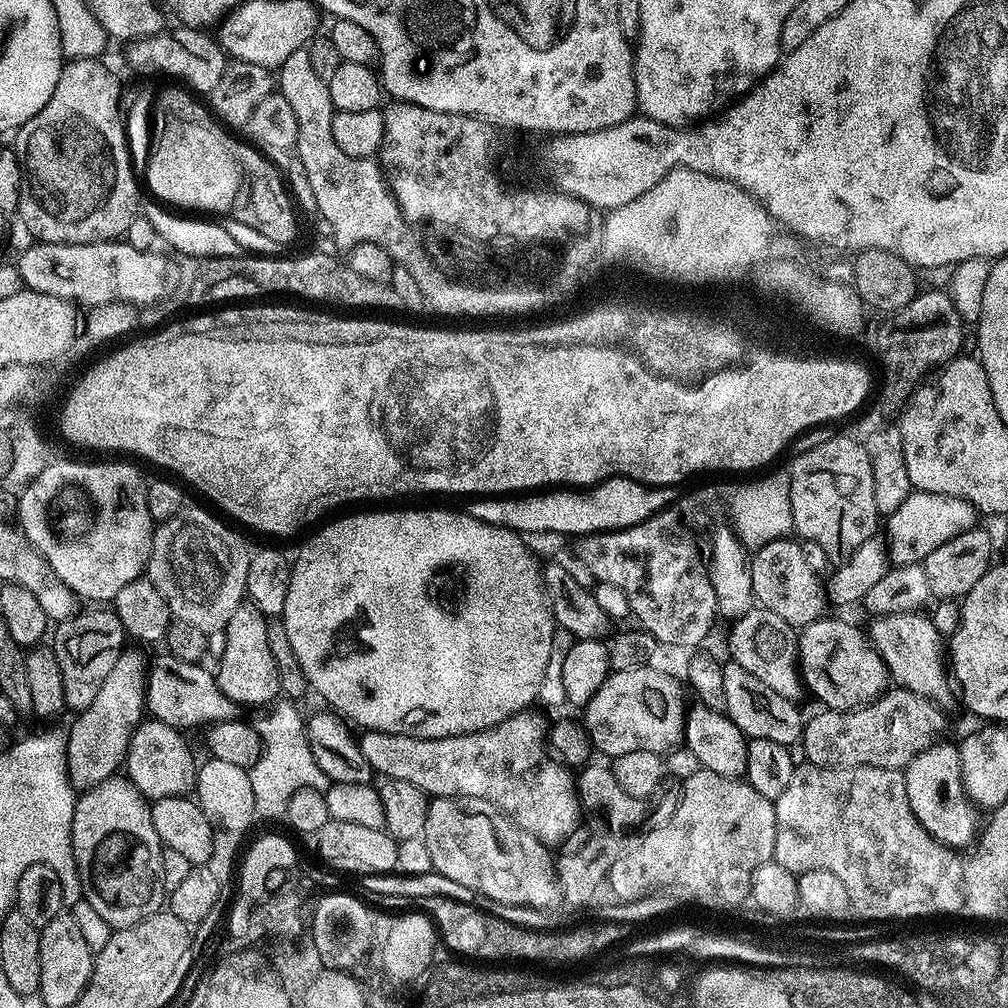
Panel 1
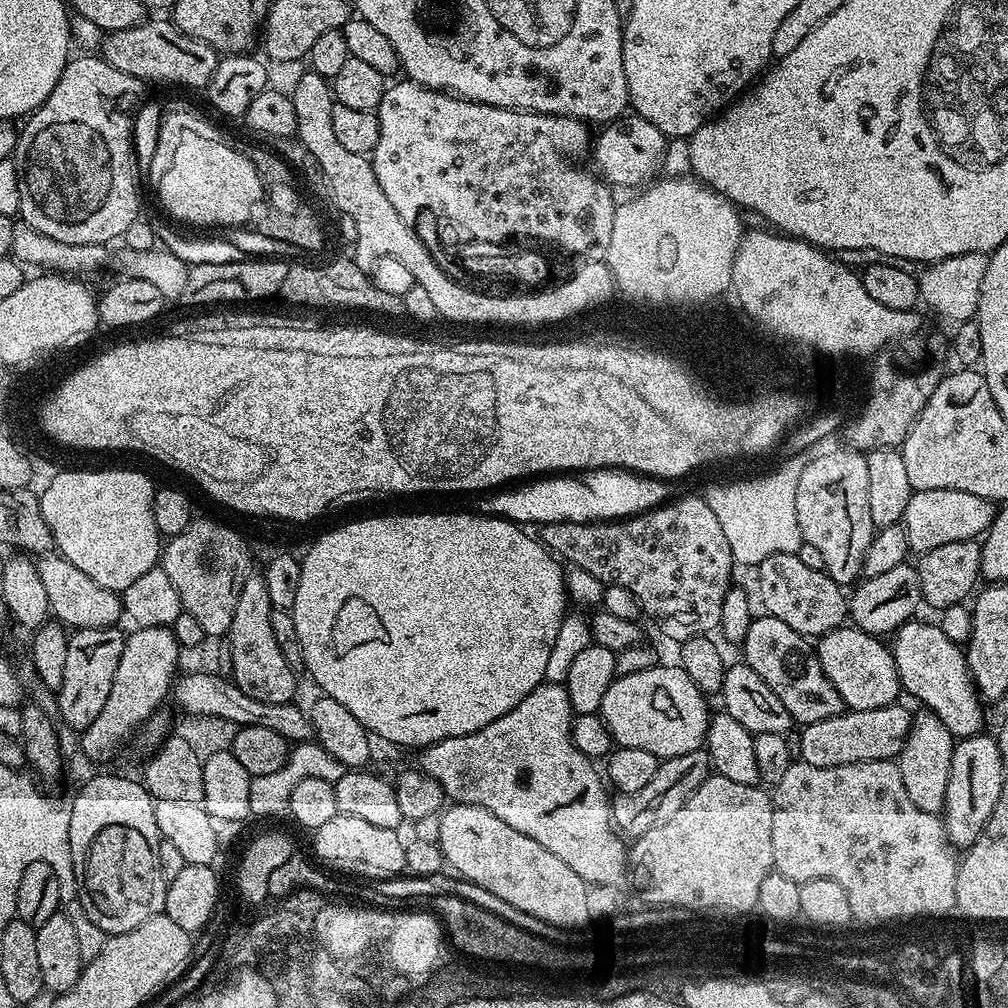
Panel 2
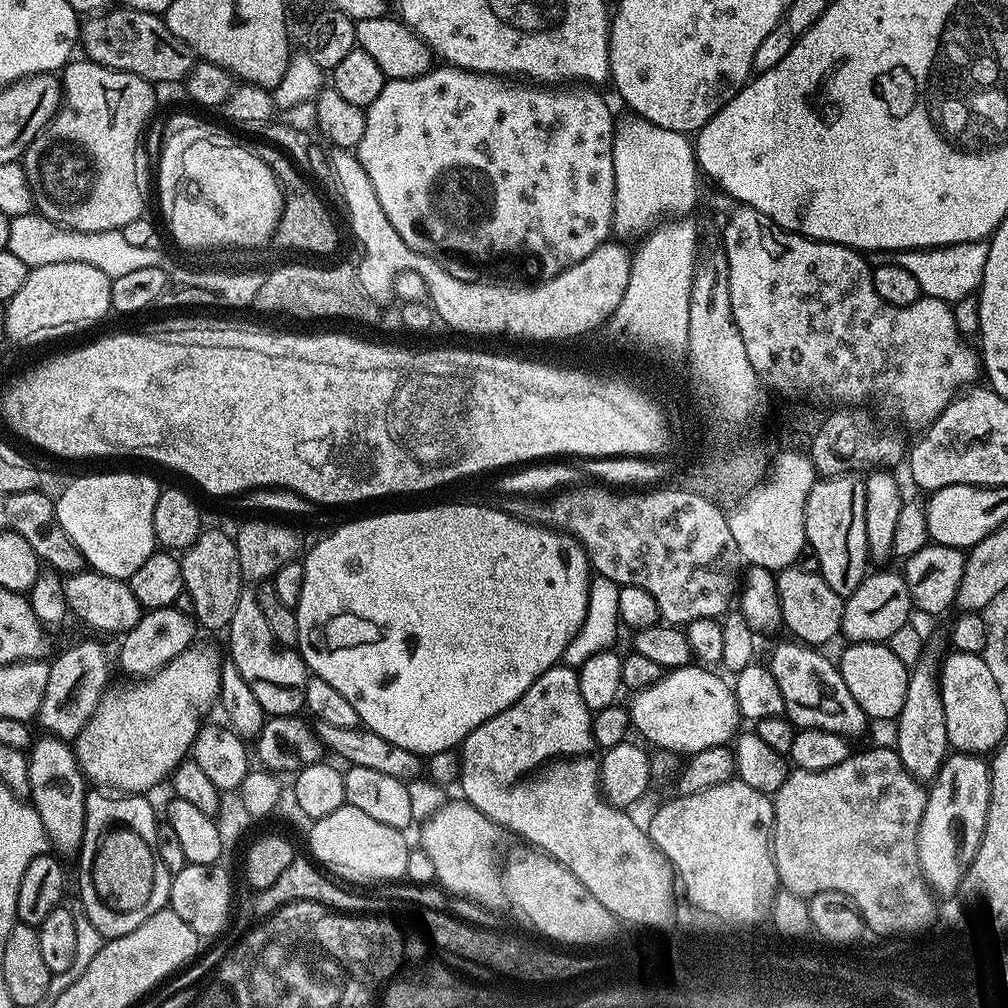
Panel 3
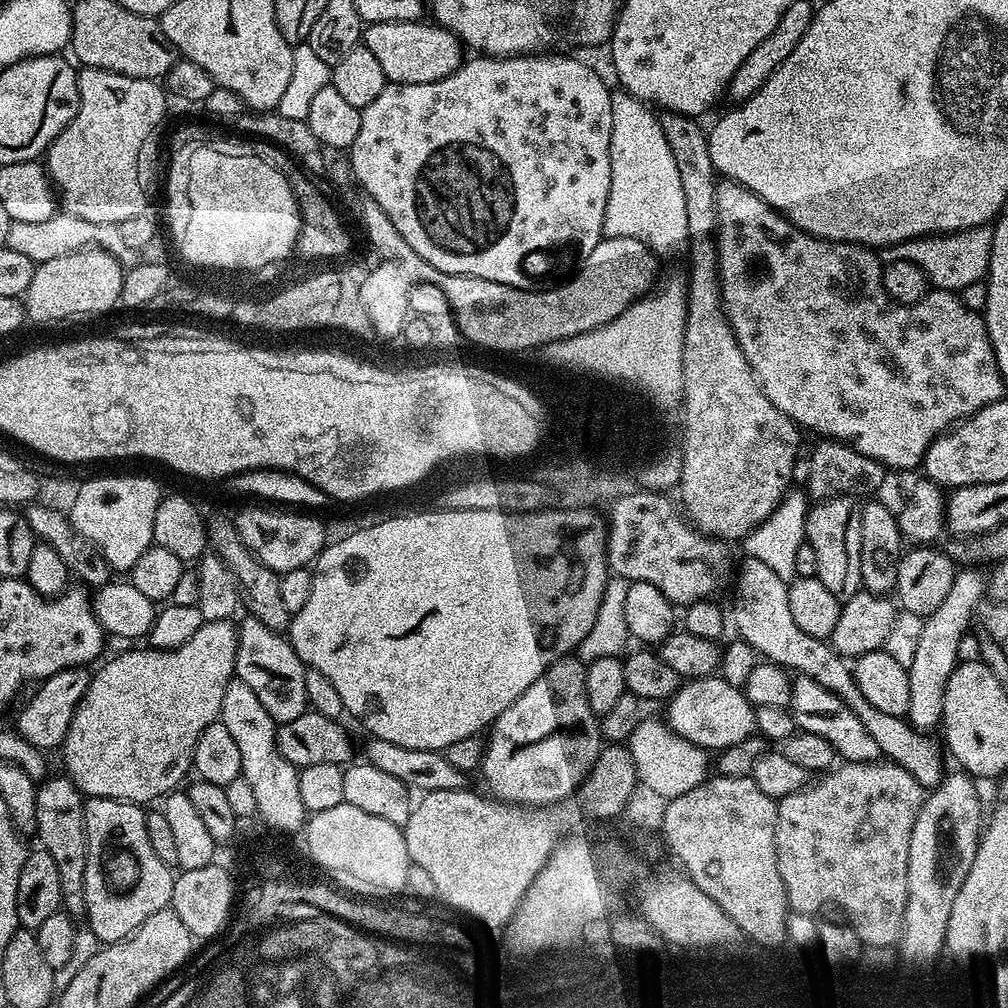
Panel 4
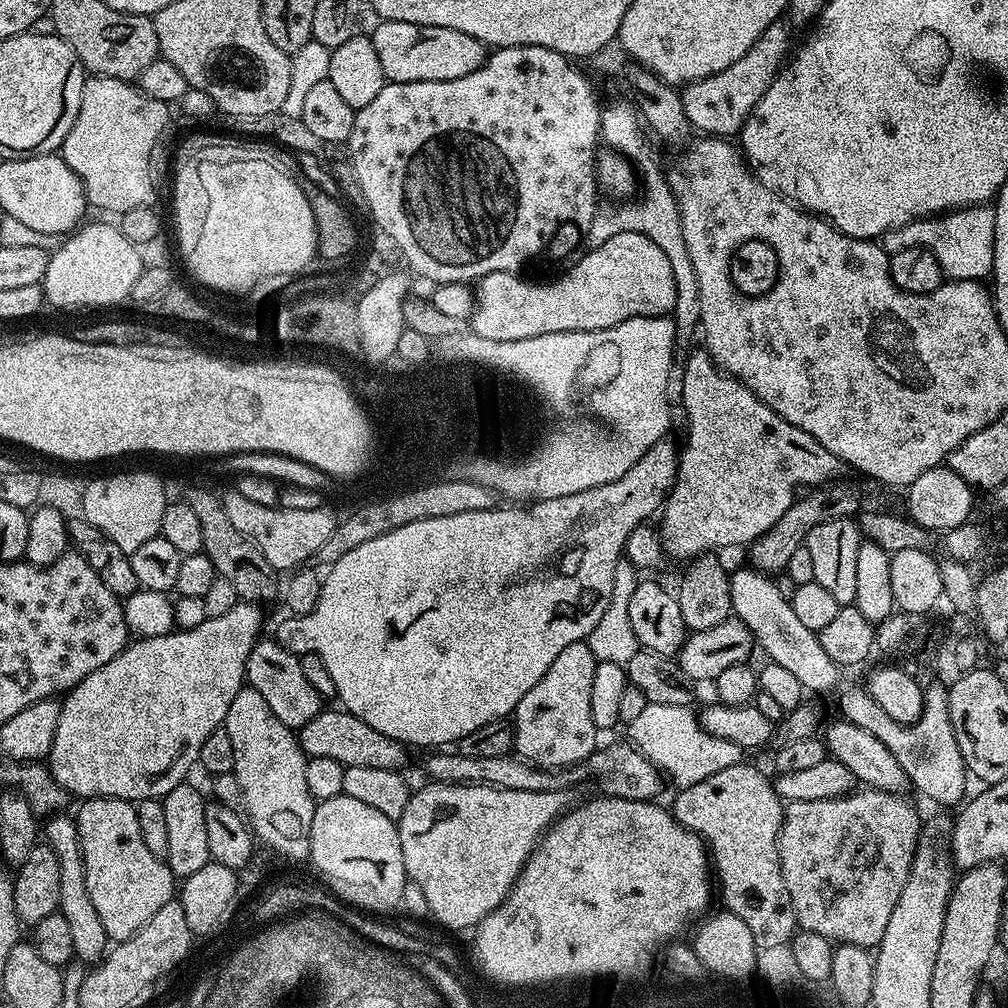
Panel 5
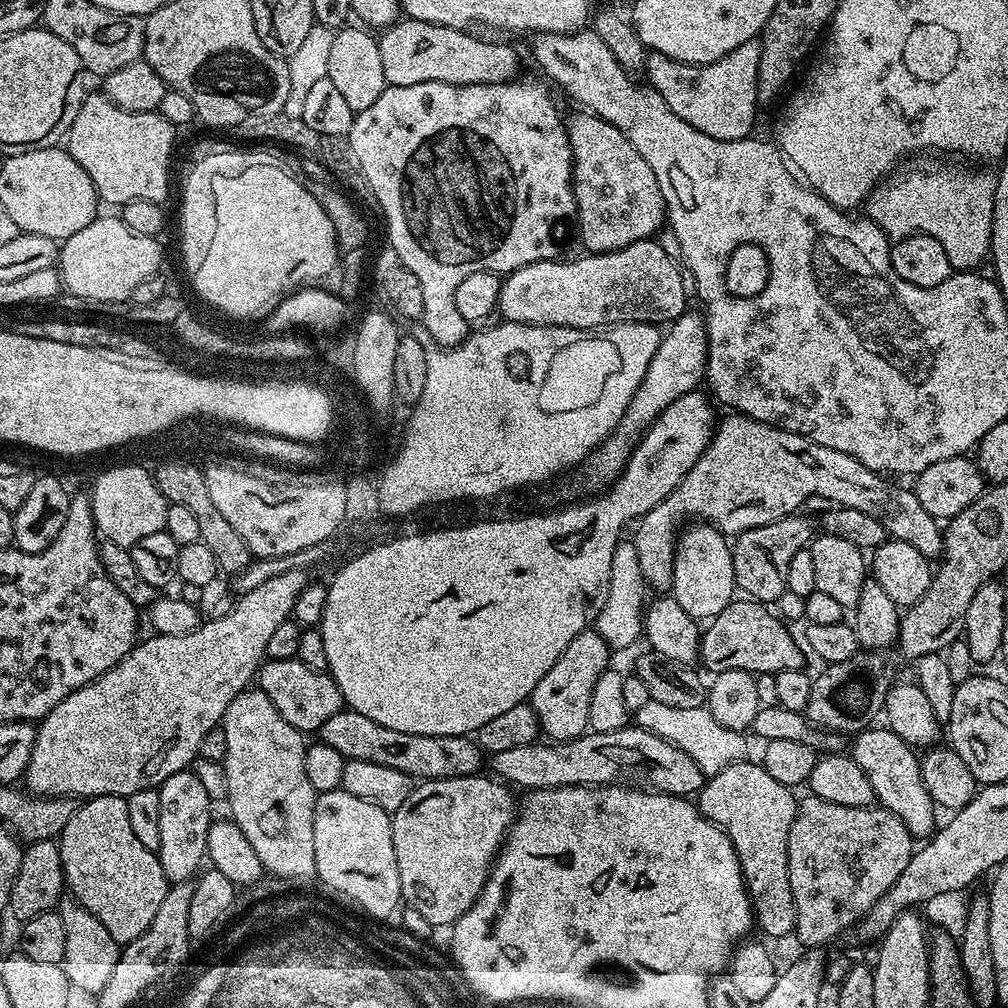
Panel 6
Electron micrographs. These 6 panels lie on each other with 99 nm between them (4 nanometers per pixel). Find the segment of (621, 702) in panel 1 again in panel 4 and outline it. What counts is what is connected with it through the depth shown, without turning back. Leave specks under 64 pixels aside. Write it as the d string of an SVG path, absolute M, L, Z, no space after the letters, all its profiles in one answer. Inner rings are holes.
M719 674L701 676L689 679L681 683L680 688L672 695L672 699L667 701L668 716L666 723L678 735L689 742L697 744L705 750L719 750L734 746L734 742L742 742L747 736L756 732L756 709L748 701L747 696L737 685L726 682L724 677Z

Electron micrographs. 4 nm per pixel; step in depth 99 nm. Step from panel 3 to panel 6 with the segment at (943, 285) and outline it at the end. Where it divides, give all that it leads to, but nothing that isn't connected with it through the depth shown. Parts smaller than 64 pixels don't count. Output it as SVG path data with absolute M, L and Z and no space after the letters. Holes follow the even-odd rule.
M920 164L917 168L908 168L905 172L899 172L881 180L875 190L868 195L867 219L874 221L892 242L919 232L930 238L938 238L954 270L979 269L979 264L989 259L992 247L996 176L993 173L979 172L976 168L959 168L956 164Z

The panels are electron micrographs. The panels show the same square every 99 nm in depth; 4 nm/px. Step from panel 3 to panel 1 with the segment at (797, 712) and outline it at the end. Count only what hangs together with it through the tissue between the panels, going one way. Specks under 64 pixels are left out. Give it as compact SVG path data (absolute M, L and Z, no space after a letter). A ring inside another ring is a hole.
M754 606L744 616L735 617L731 621L732 629L728 632L728 652L731 663L742 666L749 674L754 674L765 686L770 686L774 694L782 694L782 698L793 702L805 695L806 689L798 671L796 646L797 633L789 624L782 622L778 614L770 614L770 610Z

